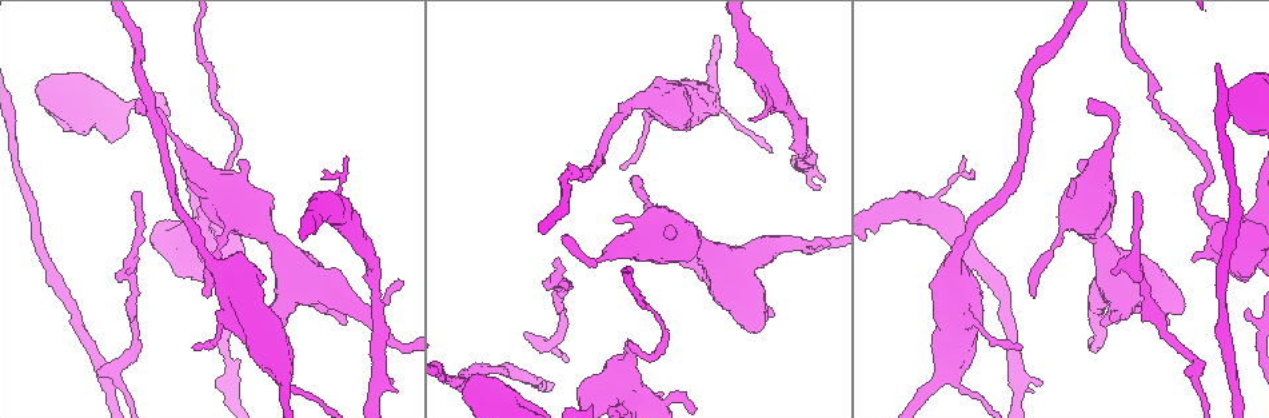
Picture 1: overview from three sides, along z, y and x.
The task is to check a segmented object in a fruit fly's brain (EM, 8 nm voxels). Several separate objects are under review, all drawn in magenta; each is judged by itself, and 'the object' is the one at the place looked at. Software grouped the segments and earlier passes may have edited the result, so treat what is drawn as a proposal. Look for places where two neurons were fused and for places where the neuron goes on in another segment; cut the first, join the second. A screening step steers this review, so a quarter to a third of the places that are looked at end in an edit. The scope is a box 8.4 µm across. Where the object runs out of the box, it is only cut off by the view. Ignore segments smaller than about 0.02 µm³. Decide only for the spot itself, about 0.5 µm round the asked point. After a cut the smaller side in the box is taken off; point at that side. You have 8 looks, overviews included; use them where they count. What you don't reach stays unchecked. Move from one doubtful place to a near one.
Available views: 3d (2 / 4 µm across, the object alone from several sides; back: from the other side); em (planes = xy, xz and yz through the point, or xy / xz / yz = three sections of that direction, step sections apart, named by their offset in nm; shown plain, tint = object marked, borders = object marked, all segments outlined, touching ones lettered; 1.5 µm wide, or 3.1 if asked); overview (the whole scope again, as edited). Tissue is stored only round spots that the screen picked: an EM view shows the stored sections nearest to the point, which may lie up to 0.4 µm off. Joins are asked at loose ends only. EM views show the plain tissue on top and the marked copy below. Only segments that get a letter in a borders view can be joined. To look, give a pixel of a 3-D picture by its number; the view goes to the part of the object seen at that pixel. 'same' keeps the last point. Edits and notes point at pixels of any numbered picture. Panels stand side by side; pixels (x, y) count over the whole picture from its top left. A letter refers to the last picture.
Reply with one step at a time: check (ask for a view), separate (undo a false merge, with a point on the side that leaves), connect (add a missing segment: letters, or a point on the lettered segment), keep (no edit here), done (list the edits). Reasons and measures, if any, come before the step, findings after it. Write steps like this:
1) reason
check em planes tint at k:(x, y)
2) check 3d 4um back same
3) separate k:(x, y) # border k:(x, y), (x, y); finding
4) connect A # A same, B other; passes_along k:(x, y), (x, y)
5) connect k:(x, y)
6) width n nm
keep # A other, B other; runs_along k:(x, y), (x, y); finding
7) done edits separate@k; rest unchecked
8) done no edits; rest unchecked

an open end
check em xy step 4 borders at 1:(619, 168)

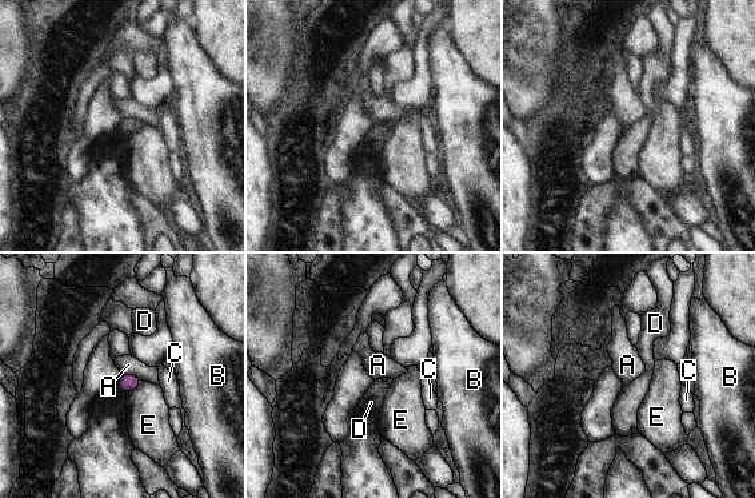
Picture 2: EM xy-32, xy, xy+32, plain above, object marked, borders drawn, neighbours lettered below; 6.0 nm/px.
another direction
check em planes borders same

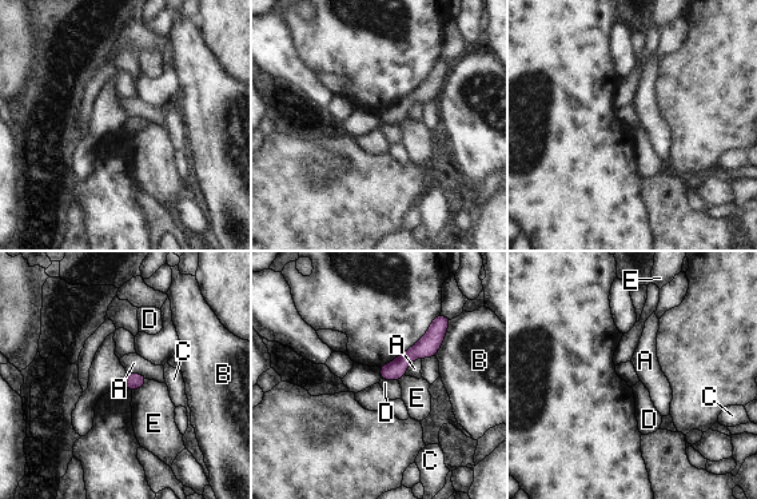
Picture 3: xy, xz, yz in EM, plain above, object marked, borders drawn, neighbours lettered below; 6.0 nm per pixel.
keep # A other, B other, C other, D other, E other; runs_along 3:(441, 327), (393, 371), (383, 374); no lettered segment goes on from it

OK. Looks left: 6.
branch stops here
check 3d 4um at 1:(134, 193)

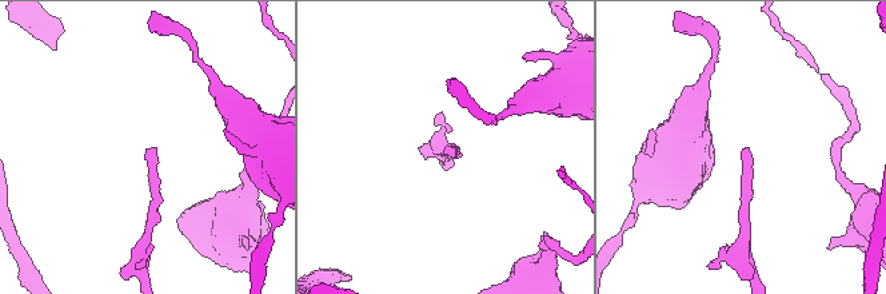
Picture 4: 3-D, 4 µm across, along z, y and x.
check em planes borders at 4:(745, 149)

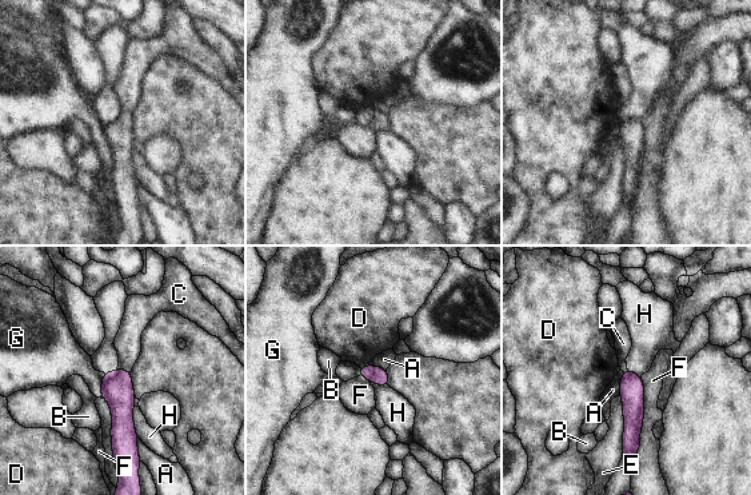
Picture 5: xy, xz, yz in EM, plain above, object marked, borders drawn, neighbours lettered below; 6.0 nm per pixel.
width 90 nm
connect 5:(128, 340) # A other, B other, C same, D other, E other, F other, G other, H other; passes_along 5:(118, 390), (123, 370), (128, 340); the neuron continues

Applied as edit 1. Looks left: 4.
free end
check em planes borders at 1:(1248, 310)

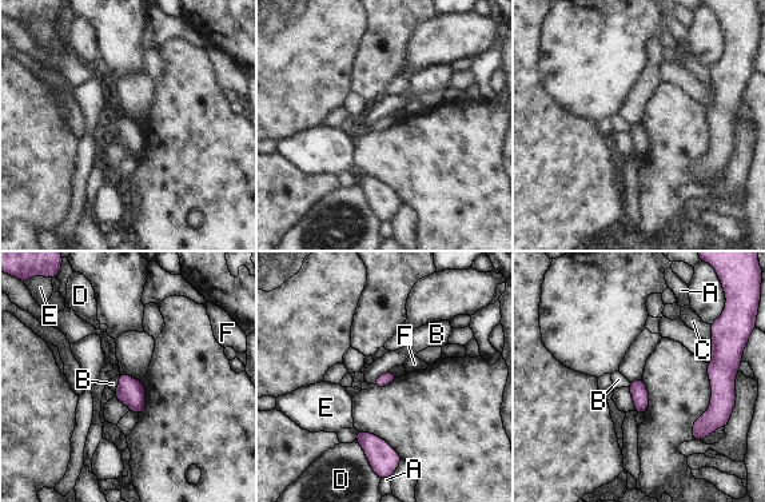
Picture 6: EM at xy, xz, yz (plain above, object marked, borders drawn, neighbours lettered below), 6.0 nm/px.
keep # A other, B other, C other, D other, E other, F other; border 6:(389, 371), (385, 371), (371, 383); no lettered segment goes on from it

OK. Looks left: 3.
done edits connect@5; rest unchecked

